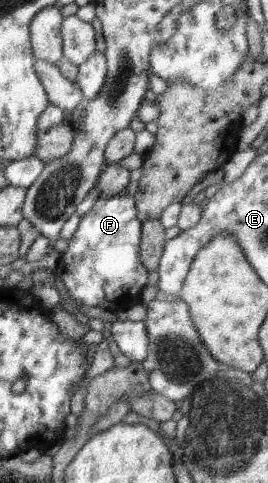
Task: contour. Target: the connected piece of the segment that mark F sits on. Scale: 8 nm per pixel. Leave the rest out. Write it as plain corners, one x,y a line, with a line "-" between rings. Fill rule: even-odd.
126,193
121,196
99,198
94,203
91,211
87,211
85,216
81,217
78,227
68,239
68,247
62,252
57,274
69,291
69,297
77,305
83,303
89,307
101,307
105,310
123,307
124,310
129,305
142,303
141,290
145,287
149,275
139,259
142,222
137,219
135,198

